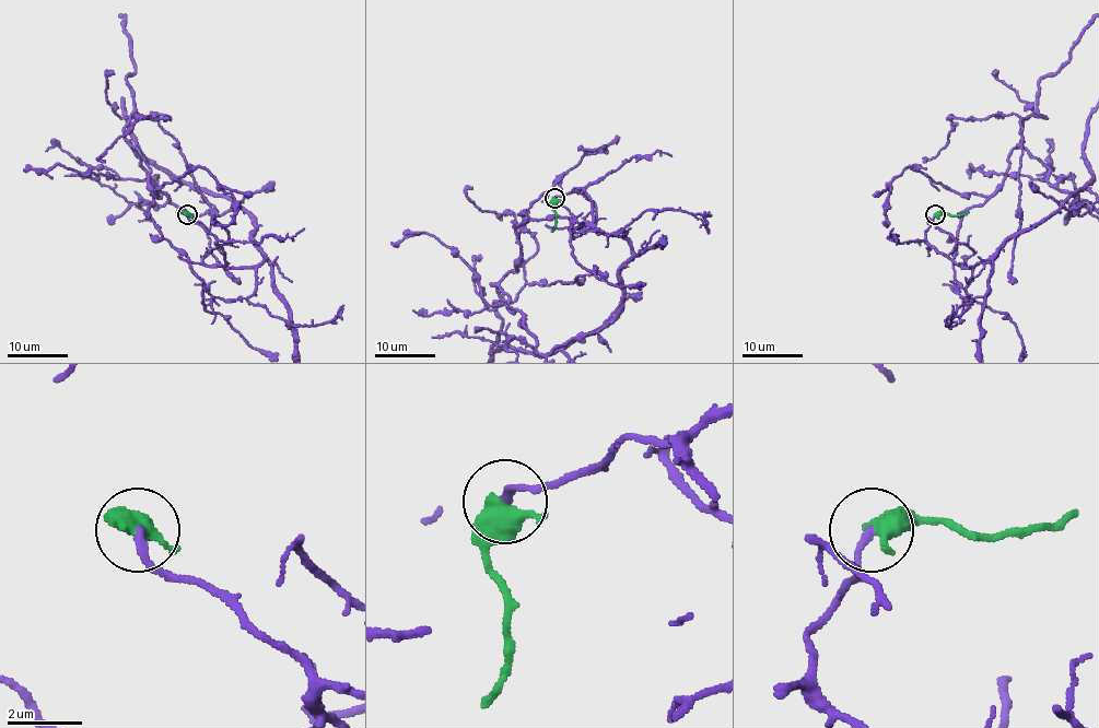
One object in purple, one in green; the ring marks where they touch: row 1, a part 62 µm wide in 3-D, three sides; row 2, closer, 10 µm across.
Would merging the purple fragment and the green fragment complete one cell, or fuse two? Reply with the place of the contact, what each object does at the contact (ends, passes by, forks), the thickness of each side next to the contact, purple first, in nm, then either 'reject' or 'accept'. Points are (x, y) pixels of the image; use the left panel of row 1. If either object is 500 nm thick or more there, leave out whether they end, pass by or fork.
at (187, 214); purple ends there; green passes by; 200 nm thick on the purple side, 480 nm on the other; reject

